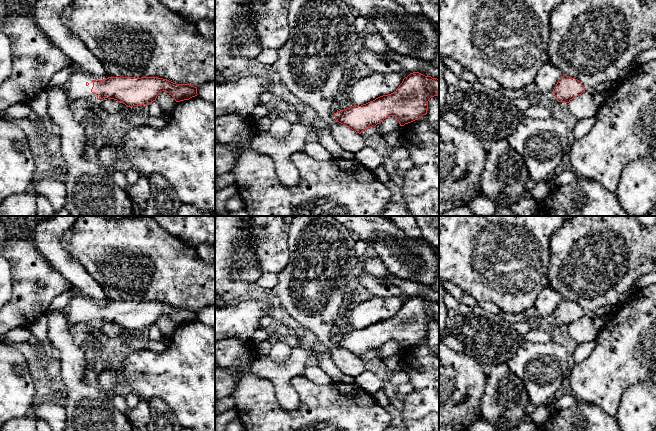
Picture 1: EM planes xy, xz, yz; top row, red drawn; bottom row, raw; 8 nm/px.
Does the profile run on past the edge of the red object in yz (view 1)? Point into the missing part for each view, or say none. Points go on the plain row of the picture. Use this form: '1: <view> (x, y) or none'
1: none

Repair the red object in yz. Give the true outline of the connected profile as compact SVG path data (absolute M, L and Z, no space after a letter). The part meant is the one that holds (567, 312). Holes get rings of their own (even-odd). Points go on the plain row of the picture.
M564 299L558 304L553 315L559 326L569 327L573 322L585 316L585 312L579 304Z

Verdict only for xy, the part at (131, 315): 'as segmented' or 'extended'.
extended

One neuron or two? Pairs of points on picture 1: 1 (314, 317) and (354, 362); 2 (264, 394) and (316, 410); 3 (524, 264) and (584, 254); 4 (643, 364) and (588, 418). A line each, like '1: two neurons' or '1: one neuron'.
1: one neuron
2: one neuron
3: two neurons
4: two neurons

